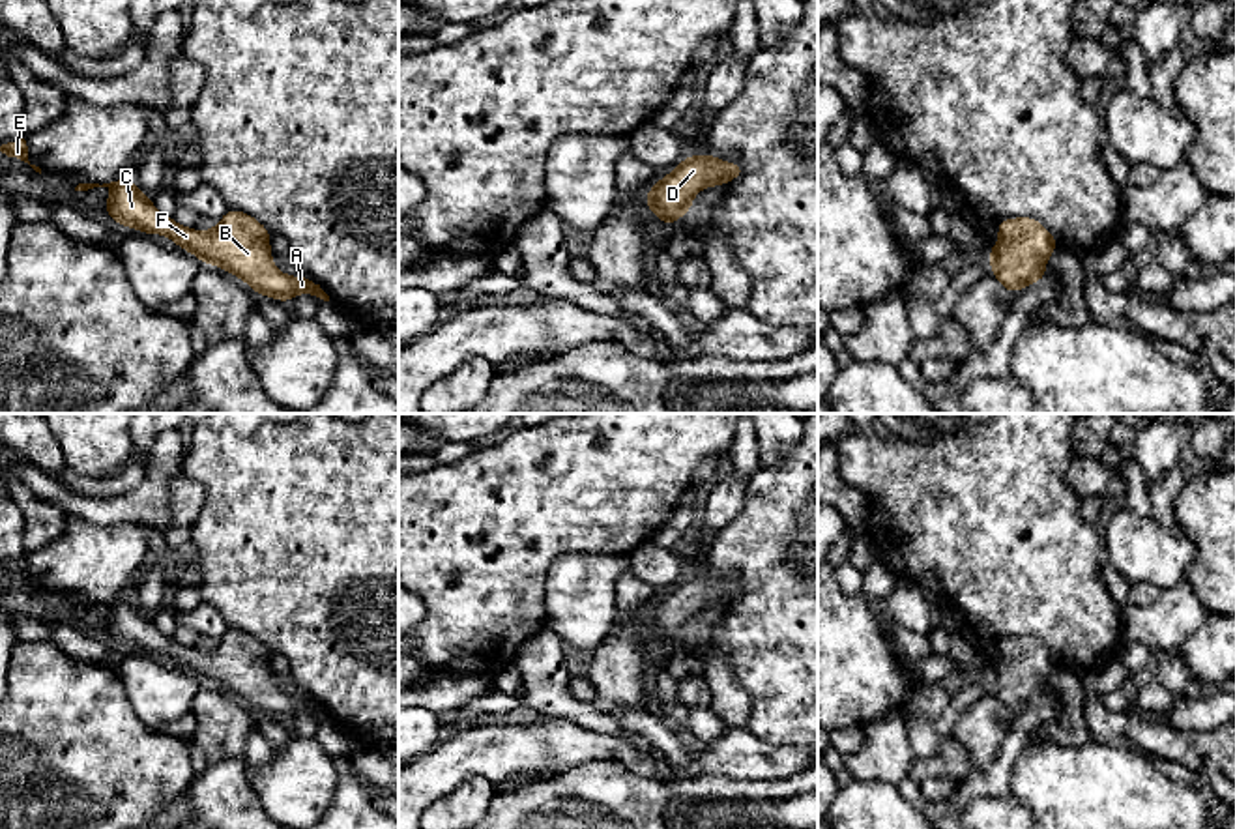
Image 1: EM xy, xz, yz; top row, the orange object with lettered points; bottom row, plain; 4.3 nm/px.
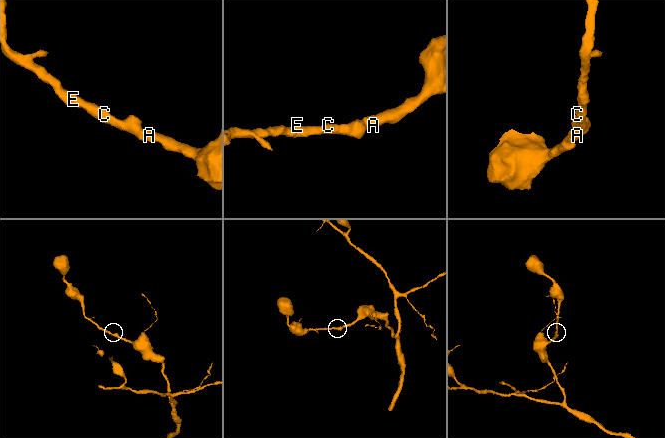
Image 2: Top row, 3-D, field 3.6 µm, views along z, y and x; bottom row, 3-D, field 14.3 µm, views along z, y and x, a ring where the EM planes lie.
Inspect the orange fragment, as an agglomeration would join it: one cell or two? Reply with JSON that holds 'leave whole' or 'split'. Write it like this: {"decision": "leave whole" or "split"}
{"decision": "leave whole"}

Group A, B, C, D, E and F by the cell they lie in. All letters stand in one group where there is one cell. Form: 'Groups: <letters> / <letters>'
Groups: A B C D E F

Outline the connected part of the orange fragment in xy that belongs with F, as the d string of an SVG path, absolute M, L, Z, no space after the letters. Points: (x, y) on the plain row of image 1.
M120 597L110 603L79 603L75 610L109 606L110 614L103 631L110 642L140 649L144 653L163 653L178 666L195 674L202 683L213 683L245 700L256 715L268 715L290 722L298 713L311 713L324 720L329 715L307 694L292 696L273 687L269 668L271 651L241 629L228 627L210 651L187 647L172 636L161 633L133 597Z

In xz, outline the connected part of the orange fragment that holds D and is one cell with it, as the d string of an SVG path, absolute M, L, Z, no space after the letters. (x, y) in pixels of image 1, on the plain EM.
M713 573L687 574L668 595L646 612L646 627L666 646L692 629L692 618L705 606L724 606L747 591L741 582L728 582Z

